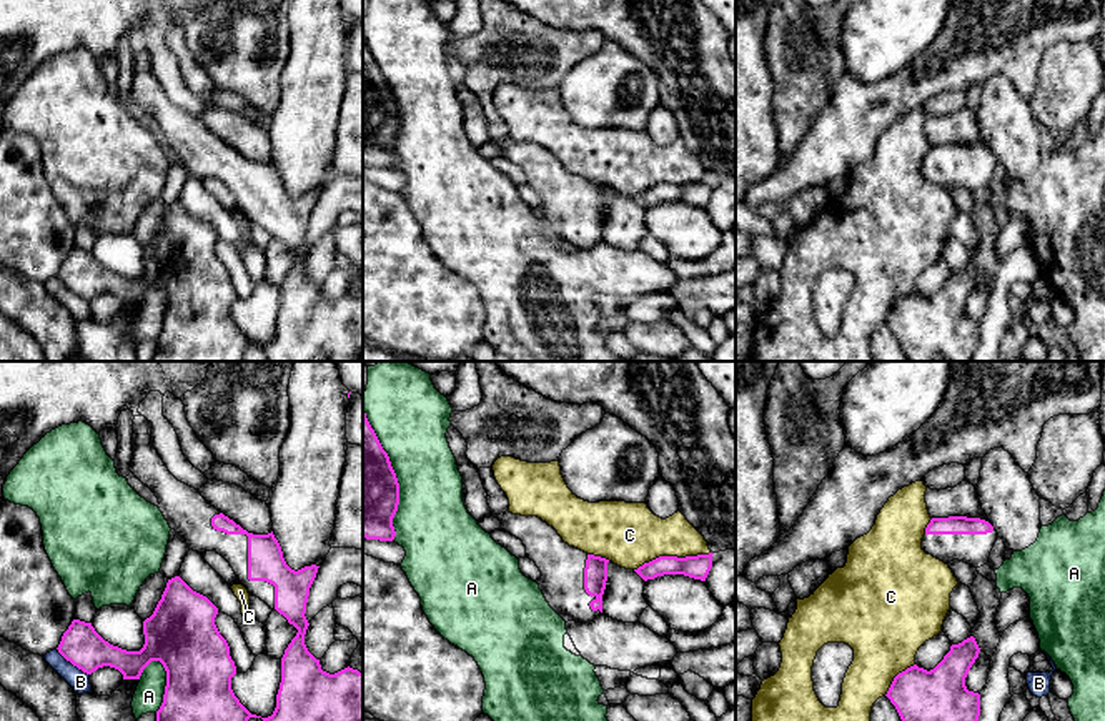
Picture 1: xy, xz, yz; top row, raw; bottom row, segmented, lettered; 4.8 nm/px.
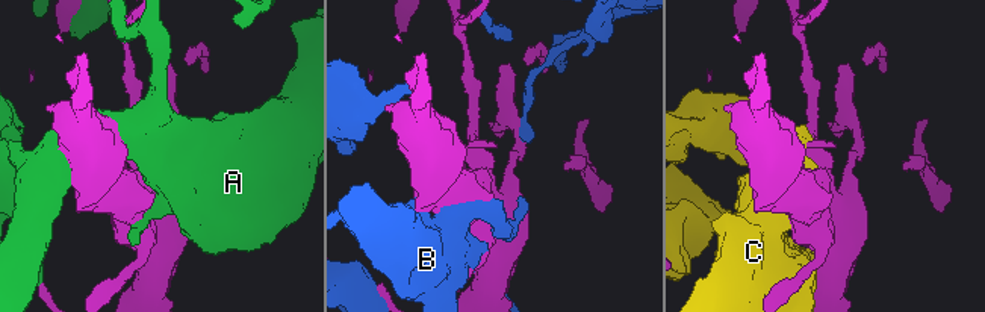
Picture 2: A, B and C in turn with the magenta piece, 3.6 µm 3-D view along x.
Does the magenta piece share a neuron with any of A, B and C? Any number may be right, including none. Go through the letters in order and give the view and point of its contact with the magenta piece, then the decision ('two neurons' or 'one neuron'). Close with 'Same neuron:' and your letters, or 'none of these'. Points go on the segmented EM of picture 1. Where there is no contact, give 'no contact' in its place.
A: meets magenta in xy at (167, 683); two neurons
B: meets magenta in xy at (72, 663); two neurons
C: meets magenta in xz at (673, 556); two neurons
Same neuron: none of these

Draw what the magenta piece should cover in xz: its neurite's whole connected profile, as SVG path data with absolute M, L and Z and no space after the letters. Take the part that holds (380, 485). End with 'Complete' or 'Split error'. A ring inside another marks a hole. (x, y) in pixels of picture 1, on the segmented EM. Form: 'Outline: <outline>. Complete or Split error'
Outline: M363 410L363 538L393 541L399 483Z. Complete

